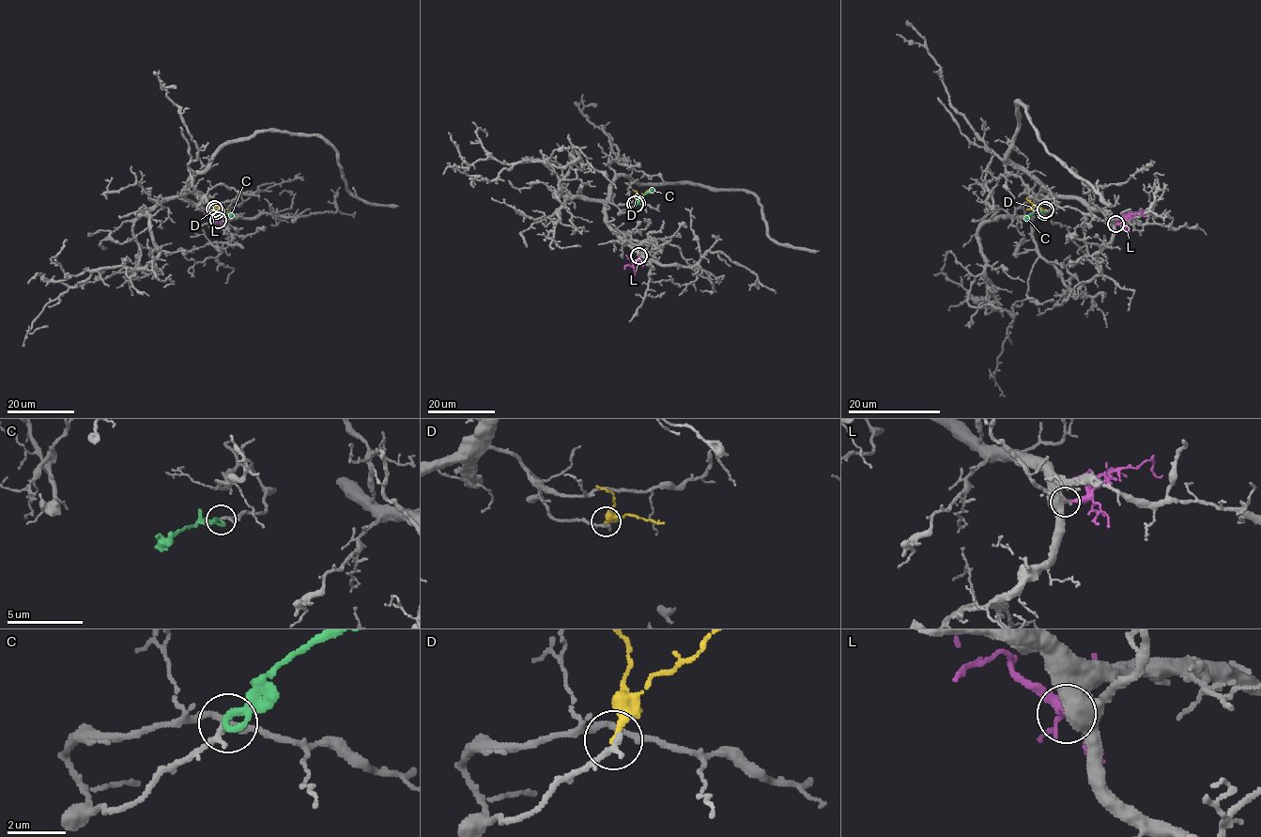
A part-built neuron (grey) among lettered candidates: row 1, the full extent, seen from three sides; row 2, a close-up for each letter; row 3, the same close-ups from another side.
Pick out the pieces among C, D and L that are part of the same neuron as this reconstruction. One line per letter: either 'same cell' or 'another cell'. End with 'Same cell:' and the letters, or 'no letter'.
C: same cell
D: another cell
L: same cell
Same cell: C, L

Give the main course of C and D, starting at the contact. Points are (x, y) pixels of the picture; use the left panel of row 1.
C: (216, 210), (233, 214)
D: (214, 209), (227, 209)

